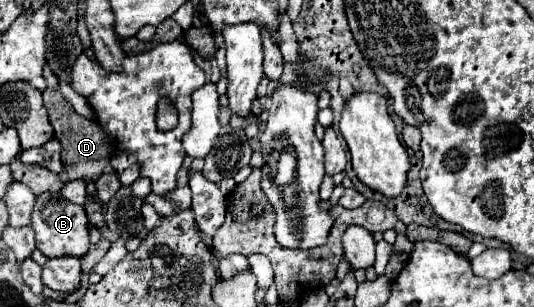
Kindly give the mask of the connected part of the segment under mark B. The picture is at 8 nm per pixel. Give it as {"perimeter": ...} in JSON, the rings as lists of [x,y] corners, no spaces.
{"perimeter":[[[37,196],[33,210],[33,230],[37,234],[37,248],[47,258],[59,256],[75,256],[81,258],[89,252],[89,220],[81,206],[71,204],[63,196]]]}

